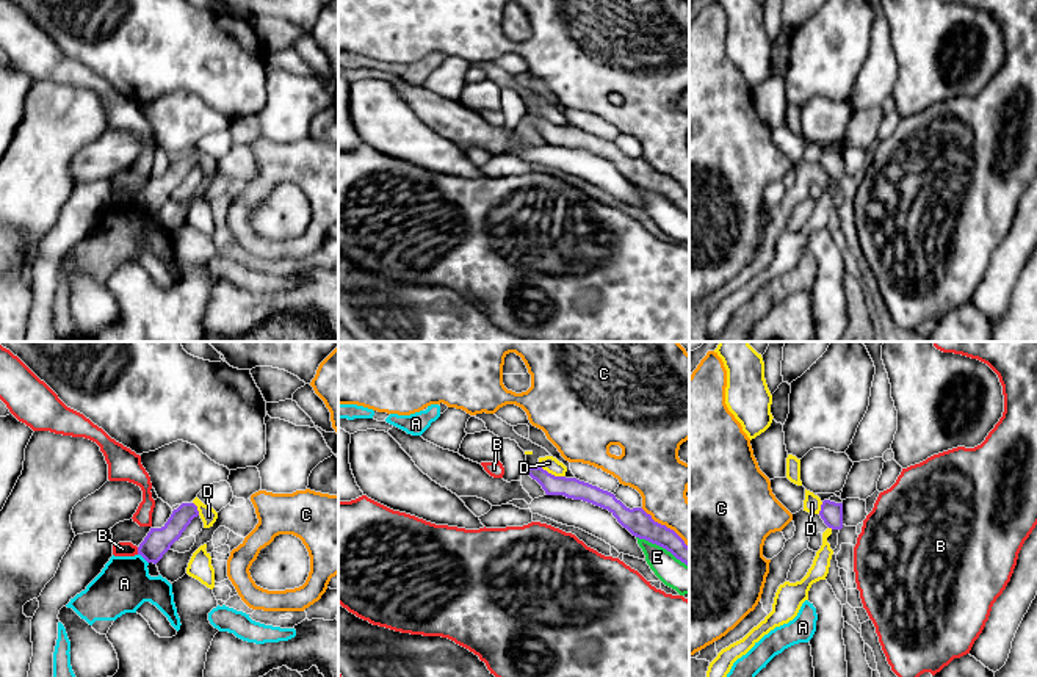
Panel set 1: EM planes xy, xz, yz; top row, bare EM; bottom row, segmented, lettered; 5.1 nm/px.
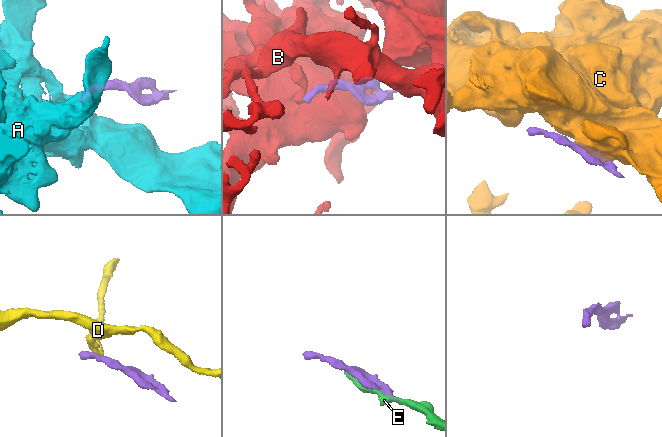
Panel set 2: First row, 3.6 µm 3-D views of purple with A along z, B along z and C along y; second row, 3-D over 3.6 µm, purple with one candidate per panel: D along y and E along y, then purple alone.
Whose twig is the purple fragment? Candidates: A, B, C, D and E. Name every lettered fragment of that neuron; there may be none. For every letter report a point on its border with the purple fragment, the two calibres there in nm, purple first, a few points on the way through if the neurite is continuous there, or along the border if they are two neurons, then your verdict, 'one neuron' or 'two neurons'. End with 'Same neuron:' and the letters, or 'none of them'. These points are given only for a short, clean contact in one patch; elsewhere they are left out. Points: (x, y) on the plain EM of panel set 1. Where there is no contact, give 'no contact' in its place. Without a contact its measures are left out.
A: xy (143, 206) | 140/280 nm | along xy (138, 202), (148, 212) | two neurons
B: xy (138, 199) | 140/80 nm | along xy (137, 196), (138, 202) | two neurons
C: xz (664, 174) | 140/280 nm | two neurons
D: xz (553, 124) | 110/80 nm | along xz (541, 115), (555, 124), (564, 126) | two neurons
E: xz (663, 196) | 140/150 nm | two neurons
Same neuron: none of them

